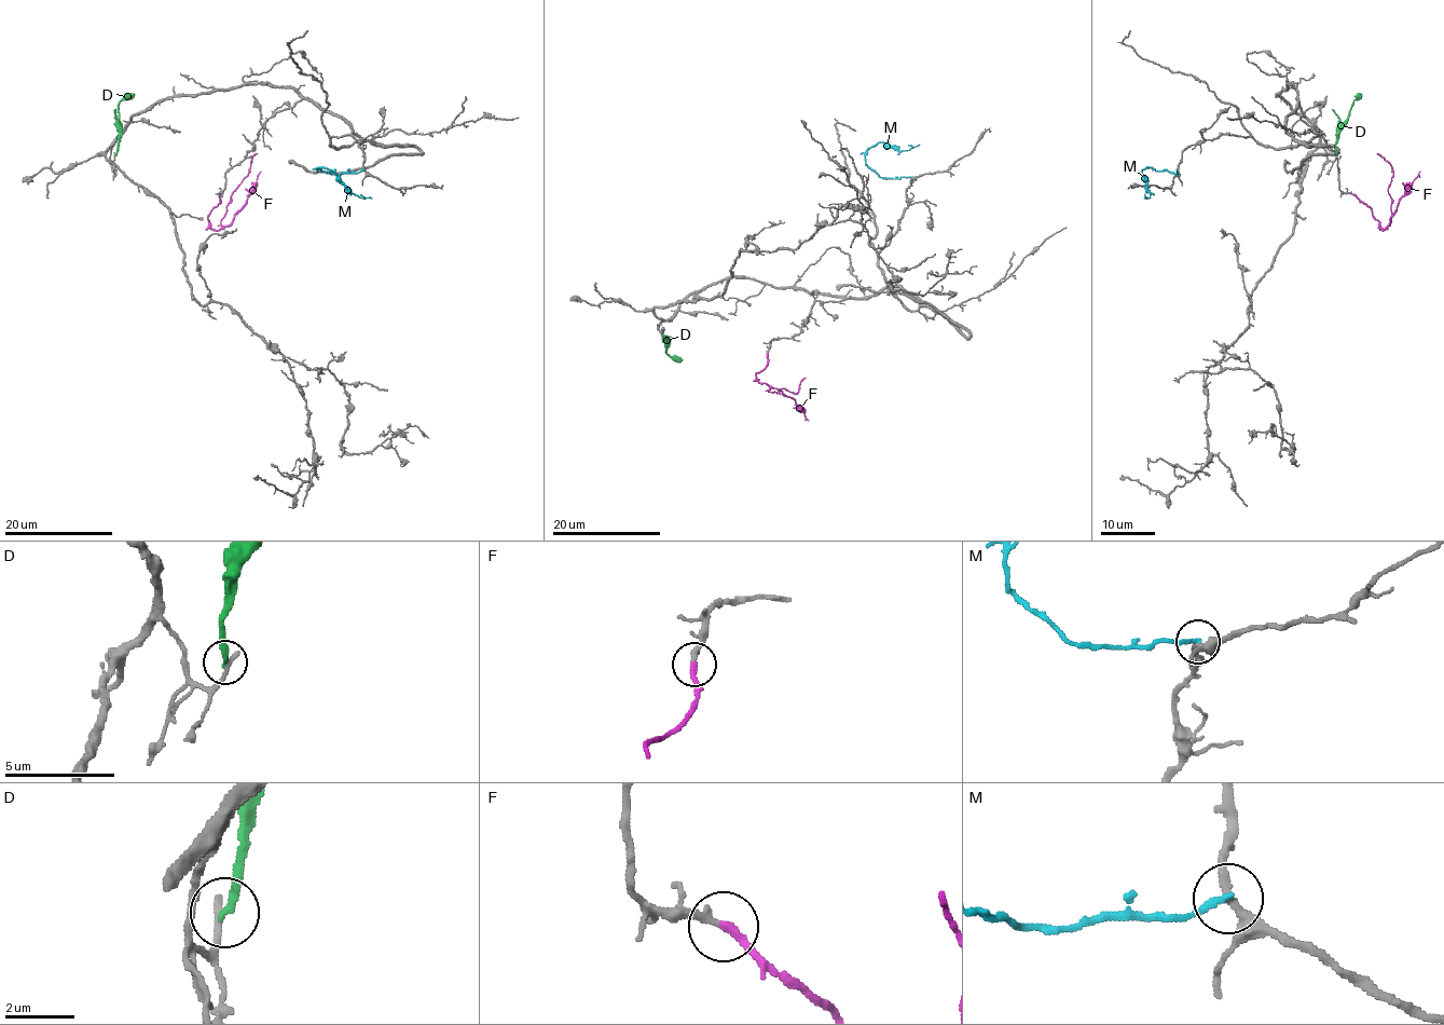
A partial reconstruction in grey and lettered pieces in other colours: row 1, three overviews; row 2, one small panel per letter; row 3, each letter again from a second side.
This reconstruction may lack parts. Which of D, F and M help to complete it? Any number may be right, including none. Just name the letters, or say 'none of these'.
F

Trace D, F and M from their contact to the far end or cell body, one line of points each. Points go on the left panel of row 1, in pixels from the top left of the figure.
D: (115, 155), (118, 107), (123, 98), (134, 93)
F: (219, 194), (219, 203), (208, 216), (214, 230), (221, 227), (230, 197), (257, 153)
M: (363, 169), (332, 174), (317, 168), (326, 167), (353, 193), (371, 199)

